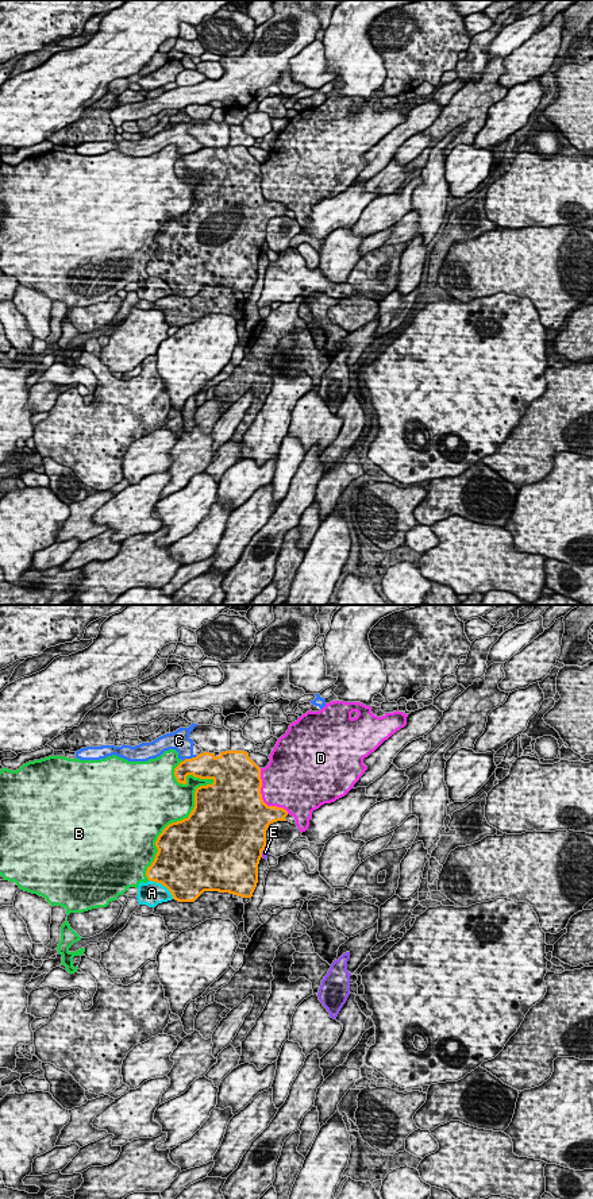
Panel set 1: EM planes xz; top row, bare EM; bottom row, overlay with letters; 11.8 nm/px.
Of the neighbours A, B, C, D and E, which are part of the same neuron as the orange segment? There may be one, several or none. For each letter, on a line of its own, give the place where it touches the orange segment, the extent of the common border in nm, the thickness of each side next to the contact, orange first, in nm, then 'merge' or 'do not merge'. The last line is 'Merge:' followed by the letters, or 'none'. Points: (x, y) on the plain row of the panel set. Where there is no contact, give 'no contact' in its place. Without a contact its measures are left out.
A: xz (162, 280) | 380 nm | 500/280 nm | do not merge
B: xz (195, 195) | 1500 nm | 500/460 nm | do not merge
C: xz (192, 153) | 190 nm | 320/240 nm | do not merge
D: xz (261, 192) | 650 nm | 500/420 nm | do not merge
E: xz (261, 247) | 120 nm | 500/90 nm | do not merge
Merge: none

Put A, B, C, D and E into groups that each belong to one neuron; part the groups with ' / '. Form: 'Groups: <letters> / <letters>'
Groups: A / B / C / D / E

